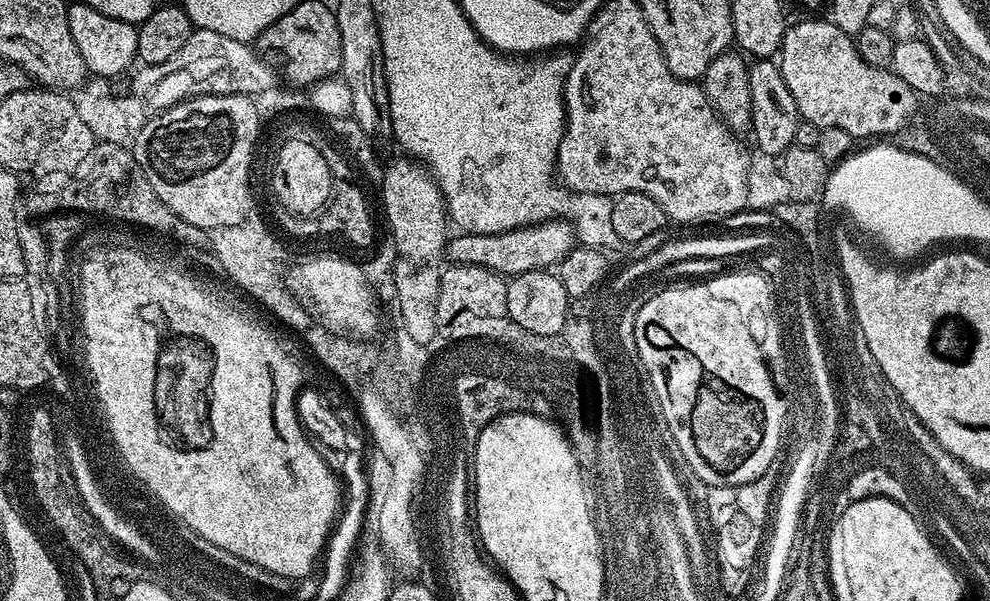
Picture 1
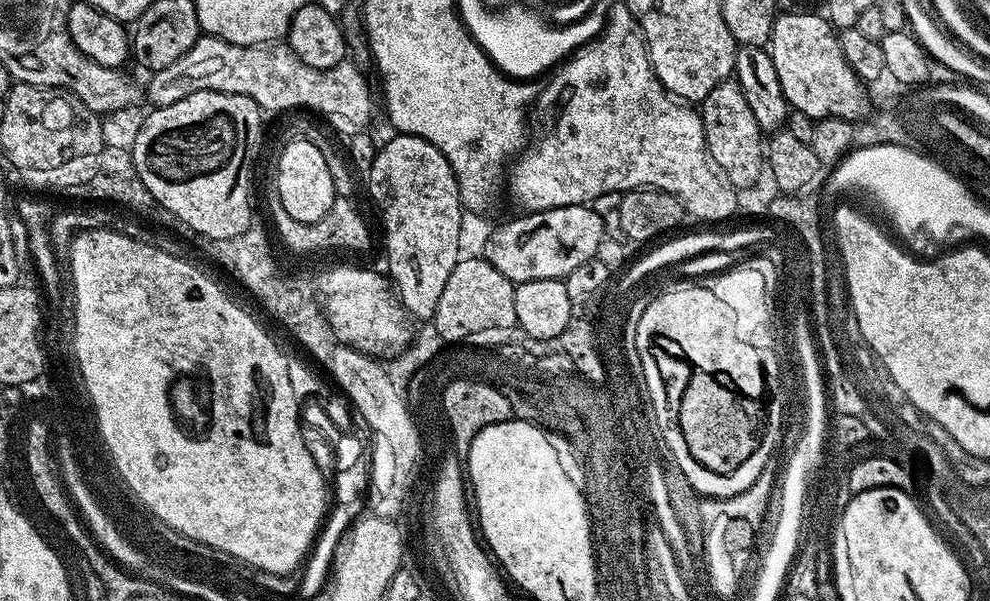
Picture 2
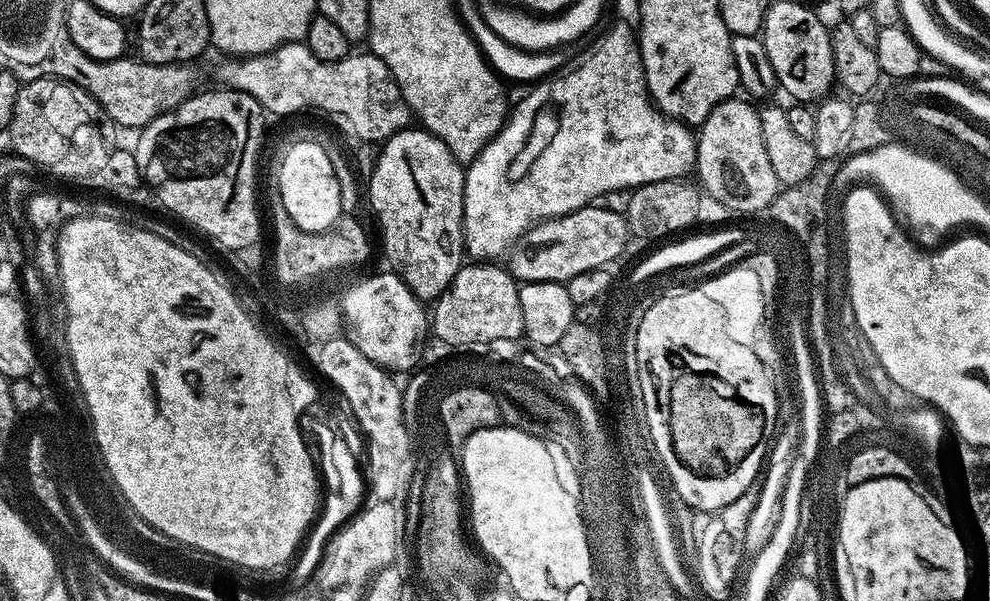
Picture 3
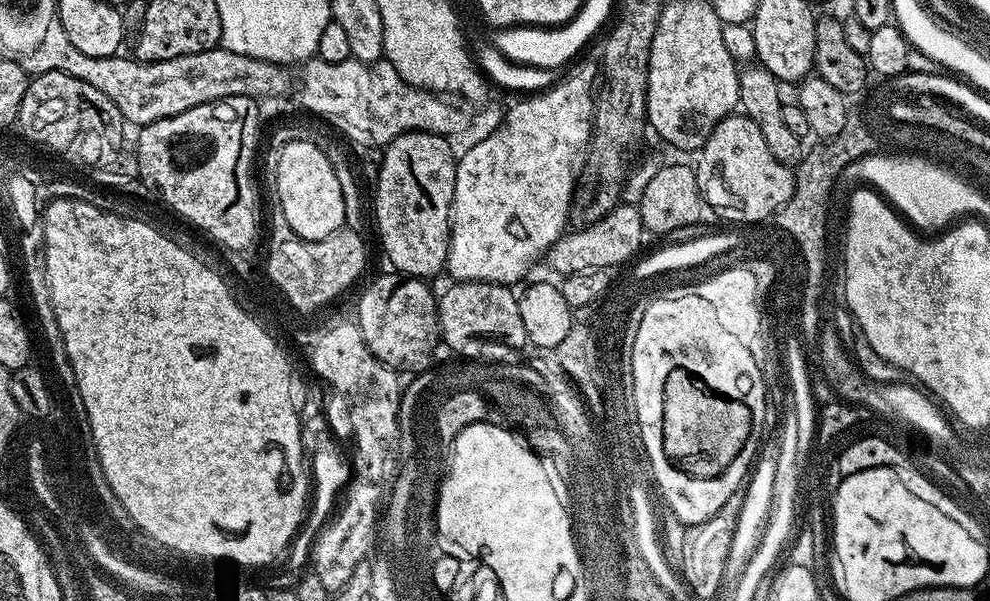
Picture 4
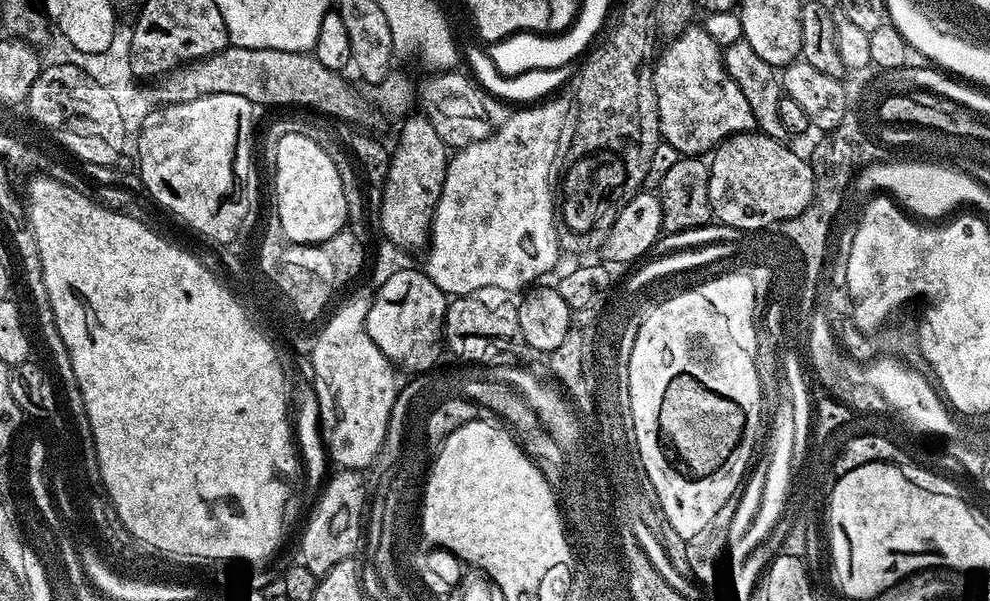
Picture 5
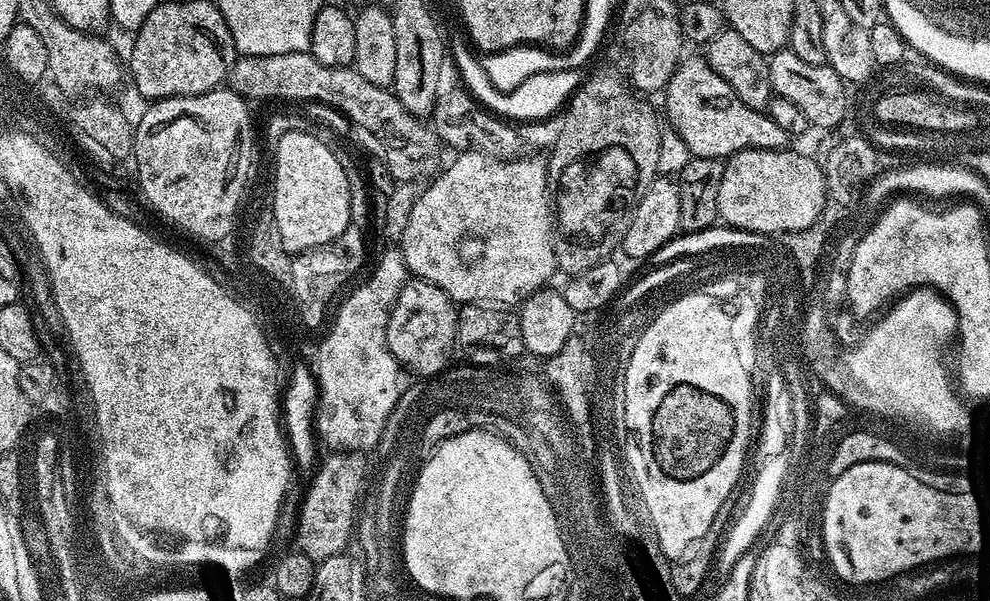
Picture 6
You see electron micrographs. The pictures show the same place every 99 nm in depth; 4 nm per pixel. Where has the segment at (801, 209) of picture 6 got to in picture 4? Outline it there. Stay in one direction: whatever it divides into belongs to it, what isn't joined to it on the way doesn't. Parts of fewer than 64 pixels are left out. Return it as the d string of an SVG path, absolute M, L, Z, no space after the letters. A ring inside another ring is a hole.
M733 114L722 118L722 122L712 128L710 138L706 138L696 158L694 167L700 199L709 209L717 208L724 220L733 220L736 224L767 221L779 213L795 193L793 169L770 154L762 130L754 126L749 116Z

